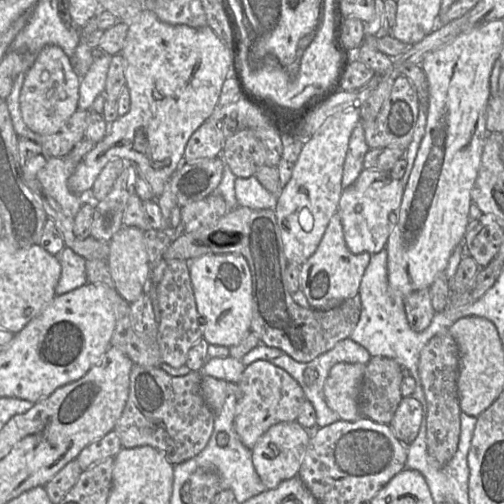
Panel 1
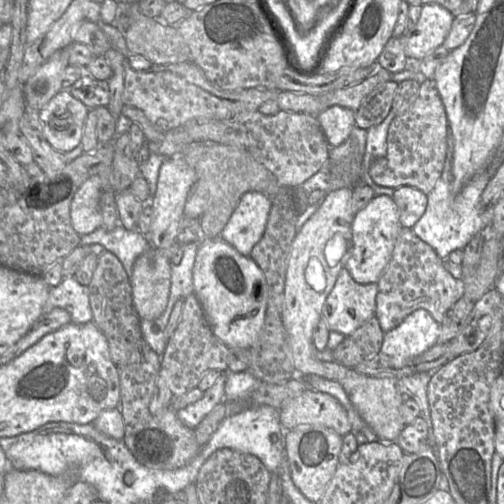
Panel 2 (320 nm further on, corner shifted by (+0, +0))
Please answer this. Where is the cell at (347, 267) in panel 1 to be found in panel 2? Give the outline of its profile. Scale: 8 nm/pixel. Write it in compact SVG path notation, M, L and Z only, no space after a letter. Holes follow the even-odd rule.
M342 268L324 303L321 318L330 330L351 335L375 316L377 292L376 283L359 284Z

